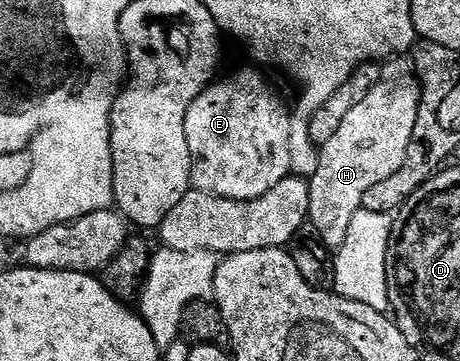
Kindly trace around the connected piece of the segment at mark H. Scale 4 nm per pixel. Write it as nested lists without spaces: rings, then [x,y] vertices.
[[[387,68],[383,77],[348,110],[343,121],[335,128],[335,133],[318,149],[319,161],[317,170],[309,177],[311,189],[307,192],[307,216],[311,219],[310,231],[321,246],[337,250],[345,242],[345,234],[349,234],[349,222],[353,222],[353,214],[357,214],[363,205],[365,194],[377,182],[385,182],[385,178],[397,174],[412,151],[411,140],[416,139],[415,123],[421,114],[421,89],[413,75],[412,69]]]

